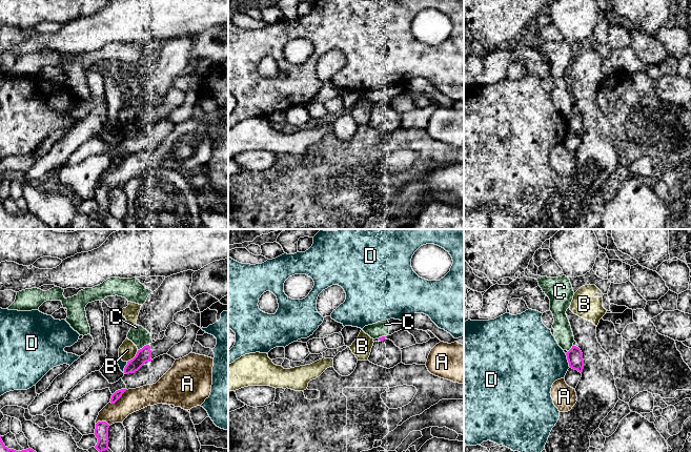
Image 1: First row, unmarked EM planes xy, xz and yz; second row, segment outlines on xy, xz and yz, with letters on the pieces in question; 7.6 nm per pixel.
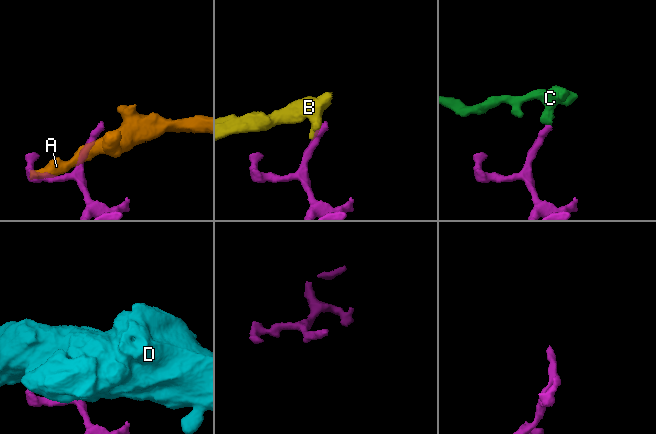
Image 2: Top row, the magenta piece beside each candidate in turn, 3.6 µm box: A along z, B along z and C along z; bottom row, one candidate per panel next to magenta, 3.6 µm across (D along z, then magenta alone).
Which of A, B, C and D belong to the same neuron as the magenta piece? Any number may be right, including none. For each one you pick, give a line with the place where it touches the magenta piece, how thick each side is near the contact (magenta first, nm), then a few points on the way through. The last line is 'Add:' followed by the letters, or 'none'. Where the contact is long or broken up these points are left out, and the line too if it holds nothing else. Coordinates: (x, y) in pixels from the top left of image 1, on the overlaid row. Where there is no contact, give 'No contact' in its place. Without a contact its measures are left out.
C: Touches magenta at xy (144, 346). Thickness 110 nm (magenta) against 140 nm
Add: C

